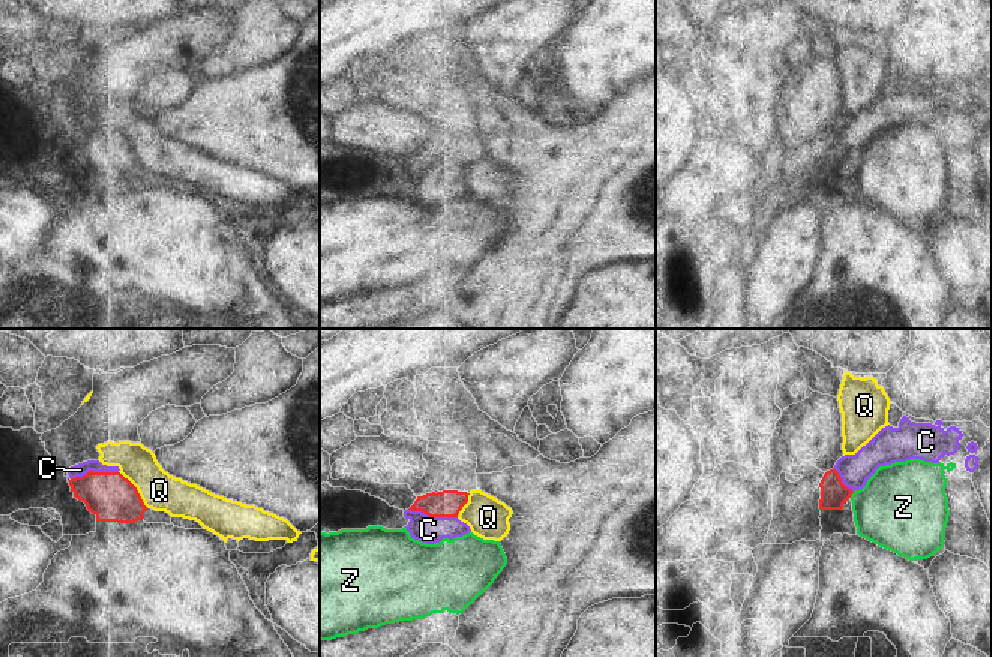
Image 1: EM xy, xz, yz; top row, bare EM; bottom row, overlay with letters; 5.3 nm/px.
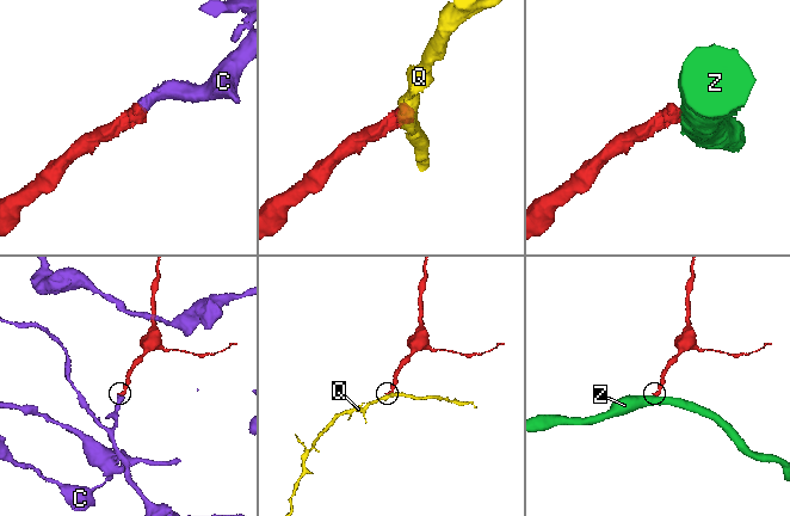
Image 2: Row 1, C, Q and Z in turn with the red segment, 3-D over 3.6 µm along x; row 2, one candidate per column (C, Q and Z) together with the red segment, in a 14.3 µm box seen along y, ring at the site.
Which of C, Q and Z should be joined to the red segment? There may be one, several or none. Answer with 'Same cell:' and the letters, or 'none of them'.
Same cell: C

